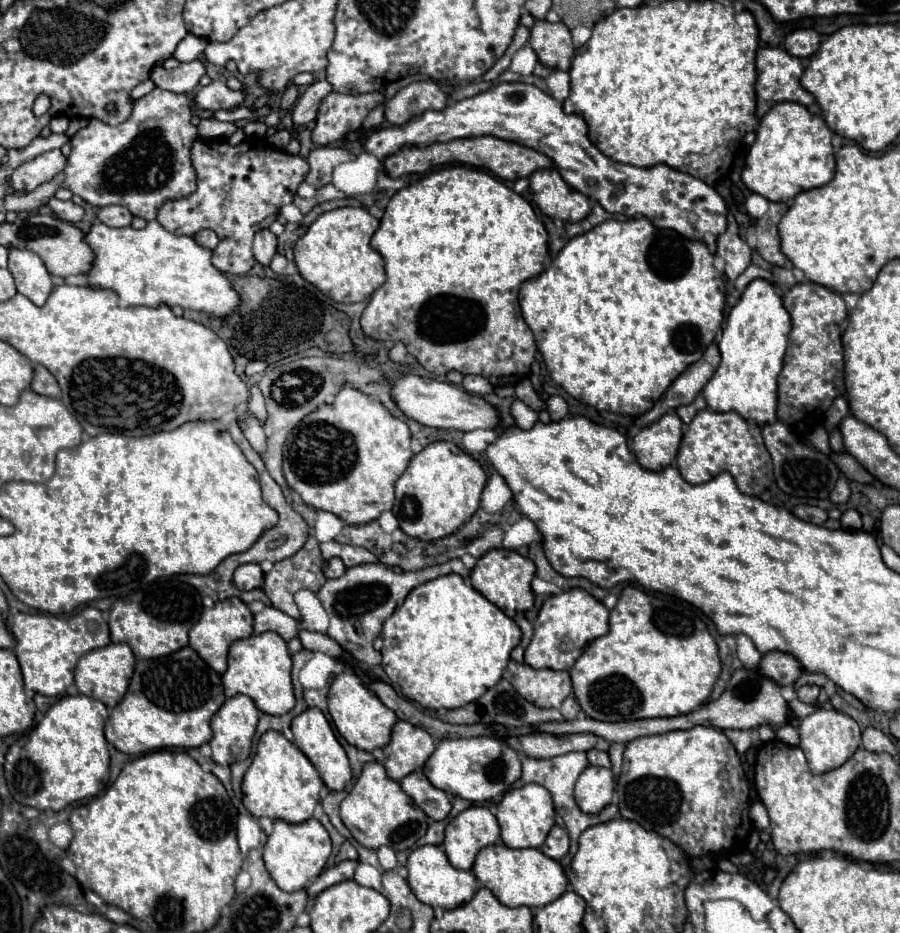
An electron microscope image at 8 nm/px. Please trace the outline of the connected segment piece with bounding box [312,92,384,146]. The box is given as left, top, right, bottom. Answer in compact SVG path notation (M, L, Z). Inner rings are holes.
M368 92L362 96L350 94L328 94L318 110L316 126L312 130L312 142L328 146L342 140L348 132L362 126L366 114L384 100L380 92Z

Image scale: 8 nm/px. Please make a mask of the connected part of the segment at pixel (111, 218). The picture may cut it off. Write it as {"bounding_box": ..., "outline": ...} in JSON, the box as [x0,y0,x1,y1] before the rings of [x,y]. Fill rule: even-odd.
{"bounding_box":[98,206,132,228],"outline":[[[104,206],[98,210],[98,222],[104,222],[110,228],[130,226],[132,214],[124,206]]]}

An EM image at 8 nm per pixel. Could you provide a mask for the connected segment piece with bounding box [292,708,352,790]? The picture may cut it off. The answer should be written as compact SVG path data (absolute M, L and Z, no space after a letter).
M308 708L308 712L298 714L292 720L292 734L294 734L294 744L308 756L308 760L314 764L314 768L318 770L320 778L324 780L324 784L328 786L328 790L344 790L346 782L350 782L352 778L352 770L350 770L350 762L348 756L344 752L344 748L340 746L340 742L336 740L330 722L326 720L326 716L322 714L320 708Z

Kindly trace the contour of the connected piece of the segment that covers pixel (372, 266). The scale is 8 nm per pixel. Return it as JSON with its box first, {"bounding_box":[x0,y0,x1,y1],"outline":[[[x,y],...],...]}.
{"bounding_box":[294,206,386,304],"outline":[[[348,206],[324,212],[294,244],[294,264],[298,266],[300,276],[336,302],[350,304],[368,300],[386,280],[384,260],[370,246],[370,238],[378,224],[380,222],[370,216],[366,208]]]}

